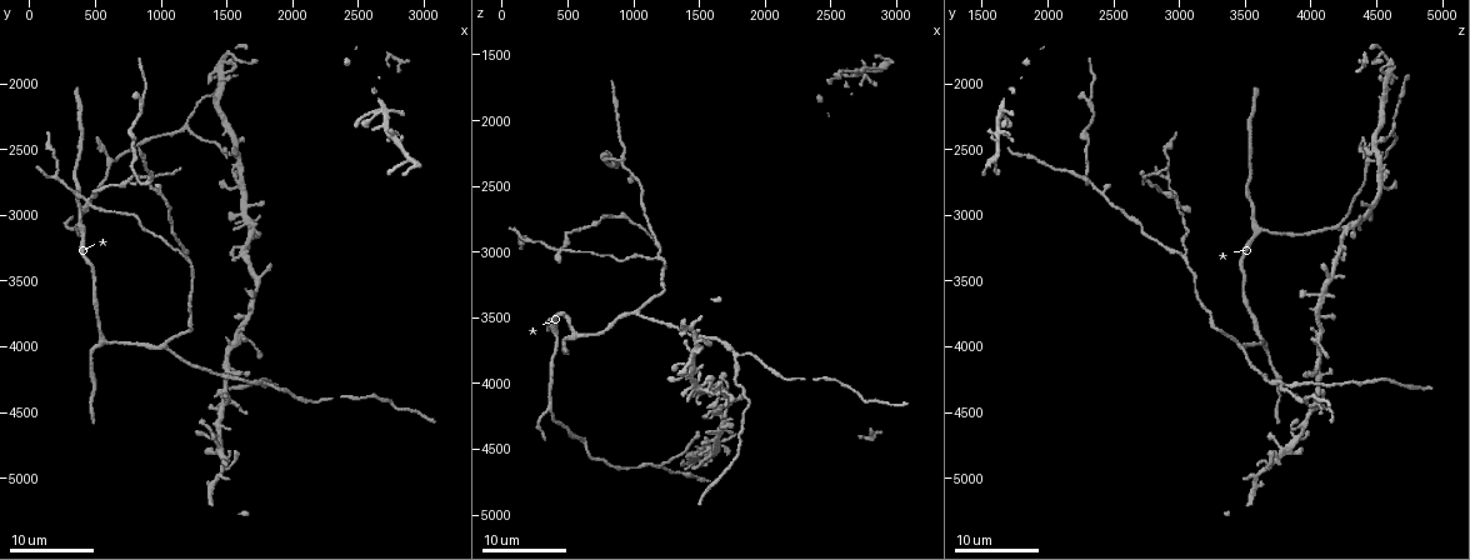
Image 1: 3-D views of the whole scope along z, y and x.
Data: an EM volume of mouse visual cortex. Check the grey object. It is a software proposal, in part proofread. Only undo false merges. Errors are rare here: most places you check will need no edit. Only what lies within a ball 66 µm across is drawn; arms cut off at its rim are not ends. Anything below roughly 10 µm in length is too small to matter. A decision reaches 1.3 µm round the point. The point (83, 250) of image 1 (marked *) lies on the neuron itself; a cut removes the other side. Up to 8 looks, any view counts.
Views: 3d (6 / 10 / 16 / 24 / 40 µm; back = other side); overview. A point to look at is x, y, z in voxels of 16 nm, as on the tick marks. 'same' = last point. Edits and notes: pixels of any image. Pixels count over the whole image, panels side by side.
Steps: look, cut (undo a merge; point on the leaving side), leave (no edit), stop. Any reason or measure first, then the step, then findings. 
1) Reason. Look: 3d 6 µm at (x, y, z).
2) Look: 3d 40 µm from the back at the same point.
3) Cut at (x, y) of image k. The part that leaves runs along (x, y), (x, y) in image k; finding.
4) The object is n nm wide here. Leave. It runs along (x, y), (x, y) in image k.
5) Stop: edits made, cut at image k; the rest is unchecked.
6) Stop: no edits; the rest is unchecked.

Four-way junction. Look: 3d 16 µm at (440, 2900, 3000).

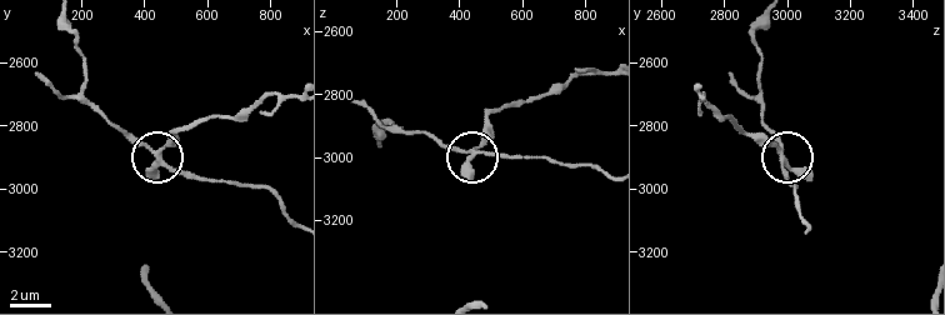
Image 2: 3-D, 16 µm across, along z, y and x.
Look: 3d 6 µm at (450, 2890, 2990).

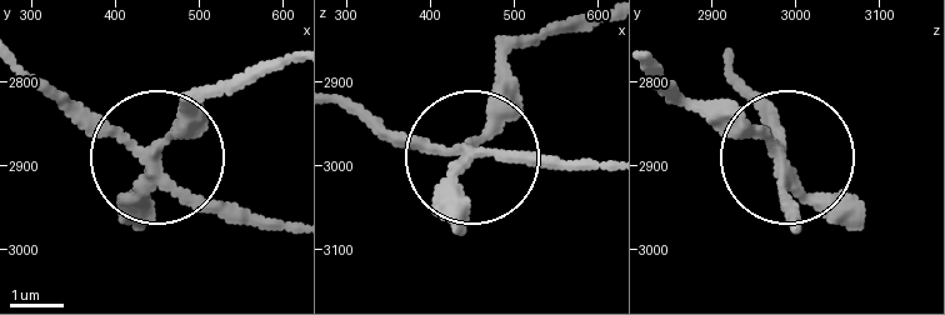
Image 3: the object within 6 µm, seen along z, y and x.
Look: 3d 6 µm from the back at (445, 2885, 2985).

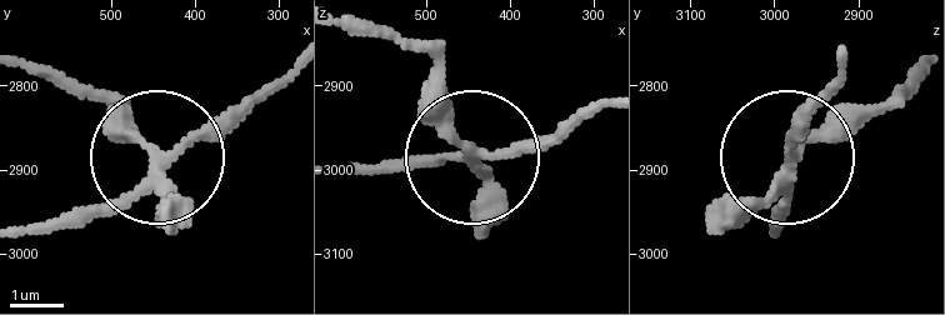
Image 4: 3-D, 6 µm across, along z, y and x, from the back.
The object is 210 nm wide here. Cut at (183, 214) of image 4. The part that leaves runs along (153, 165), (99, 103), (31, 71) in image 4; a second neuron is stuck on.

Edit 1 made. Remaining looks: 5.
Look: overview.

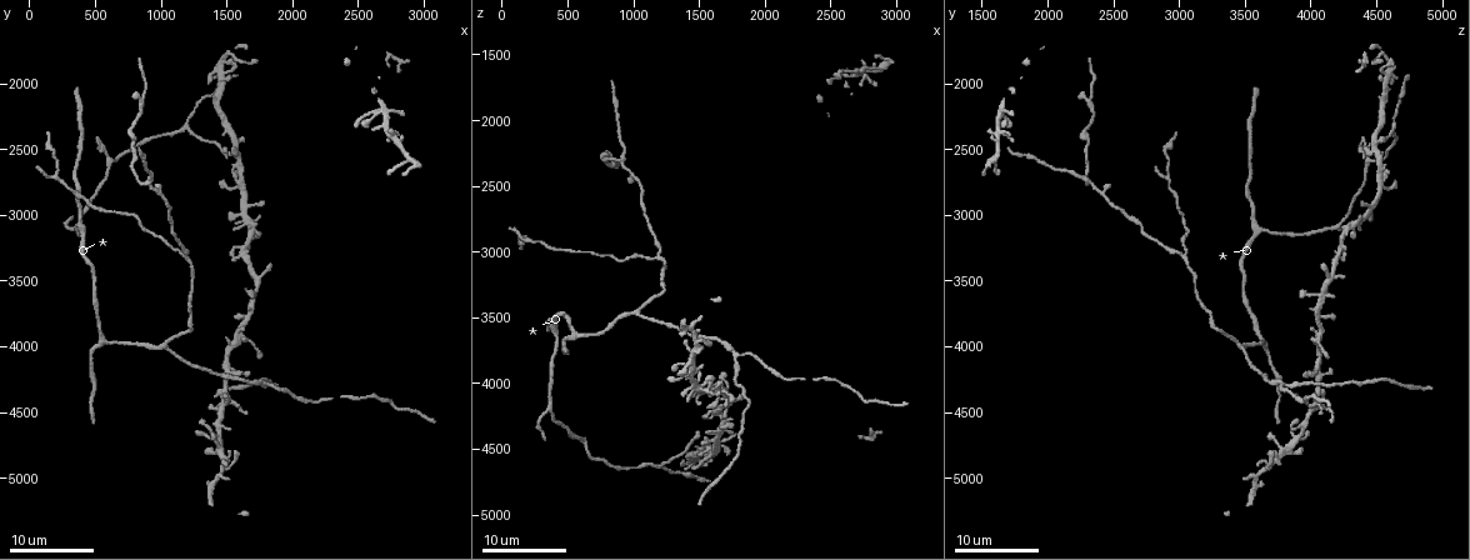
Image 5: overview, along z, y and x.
A fork. Look: 3d 24 µm at (380, 3080, 3600).

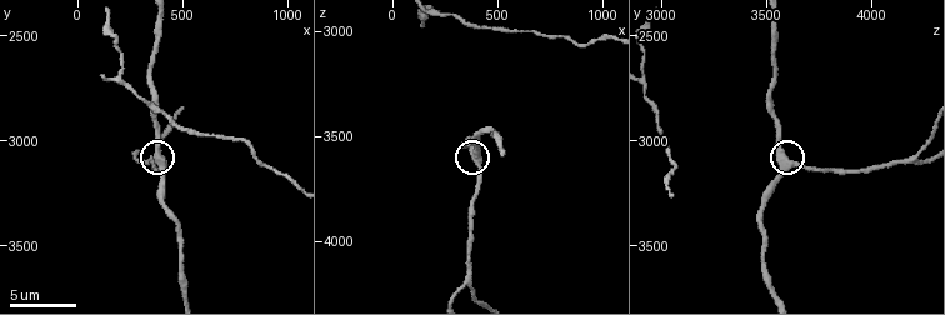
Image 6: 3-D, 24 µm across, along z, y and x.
Look: 3d 10 µm at (400, 3100, 3610).

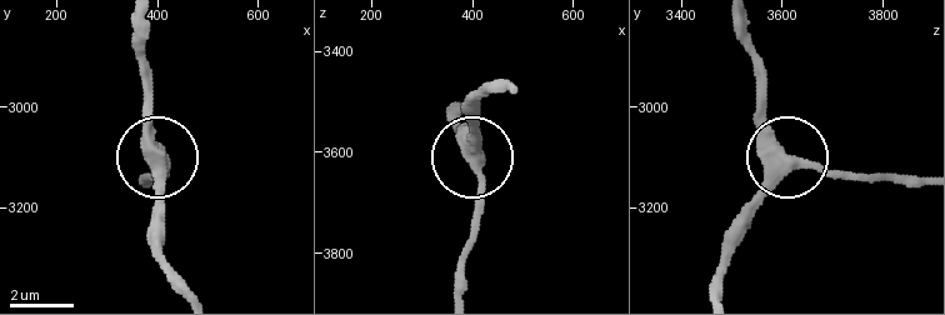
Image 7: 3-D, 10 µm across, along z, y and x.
3 arms meet here. Leave. It runs along (158, 239), (150, 66) in image 7; one neuron here.

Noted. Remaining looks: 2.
Branch point. Look: 3d 16 µm at (1760, 4280, 3780).

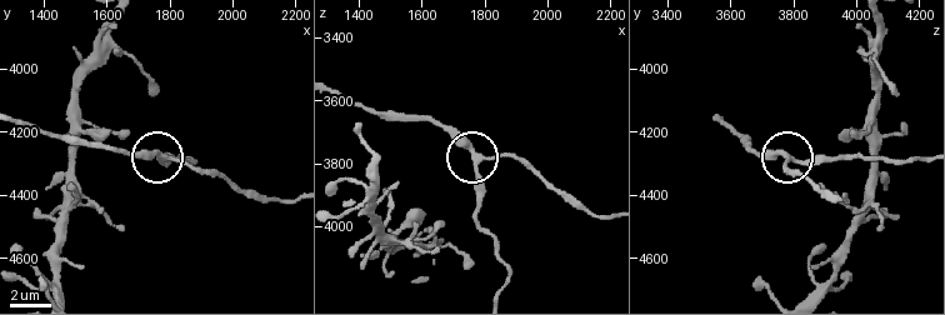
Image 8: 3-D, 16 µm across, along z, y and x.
Look: 3d 6 µm at (1770, 4280, 3800).

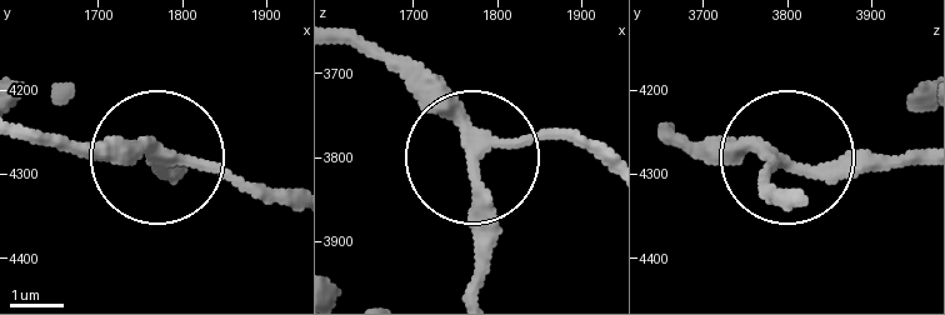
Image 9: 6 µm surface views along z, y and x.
Leave. It runs along (669, 126), (818, 168), (911, 168) in image 9; one neuron here.

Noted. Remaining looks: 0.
Stop: edits made, cut at image 4; the rest is unchecked.

